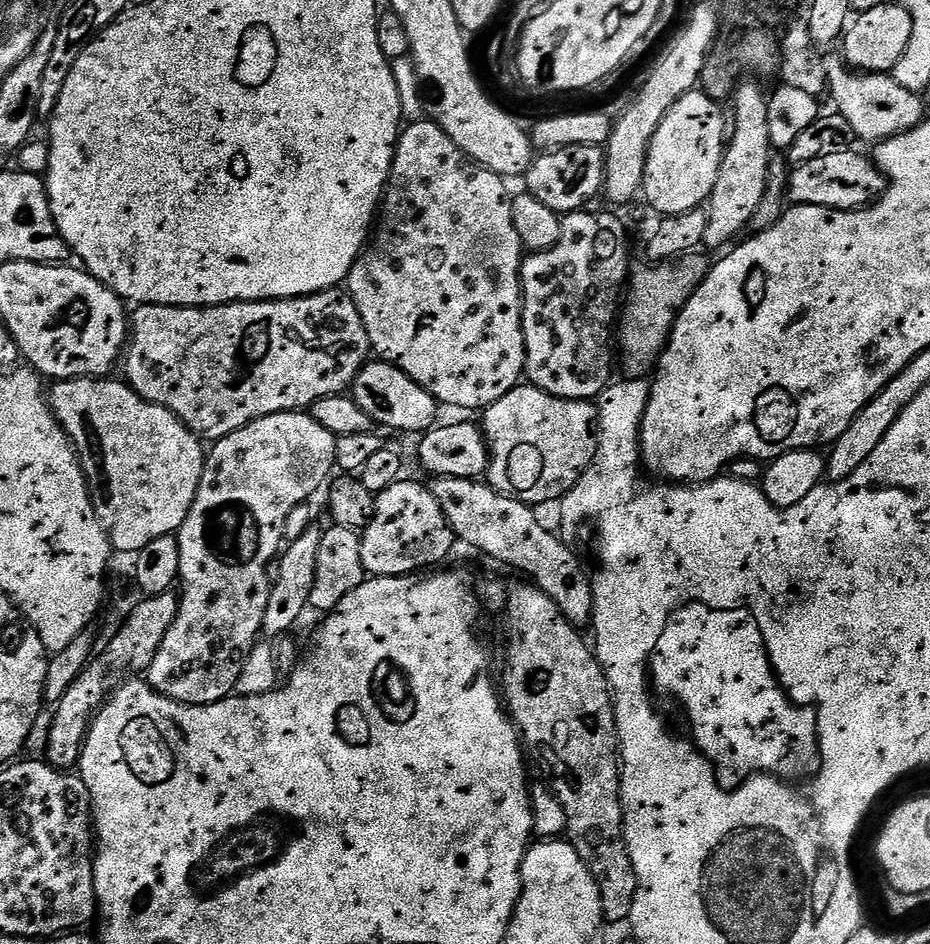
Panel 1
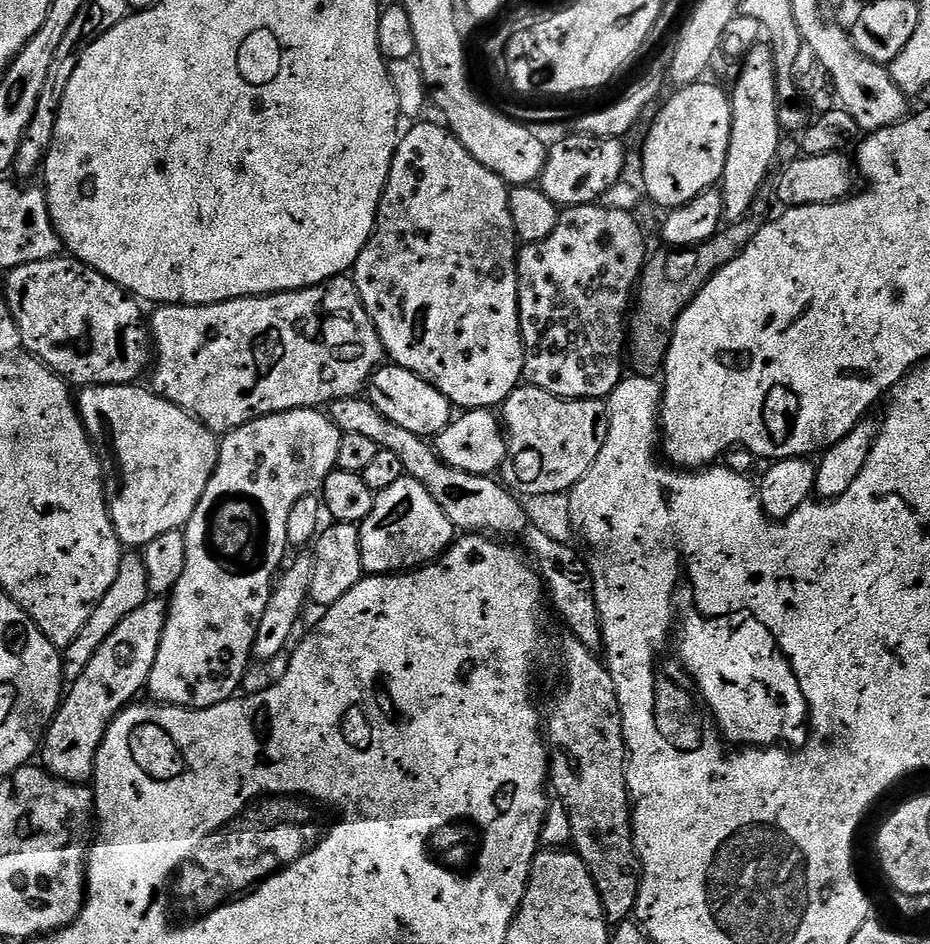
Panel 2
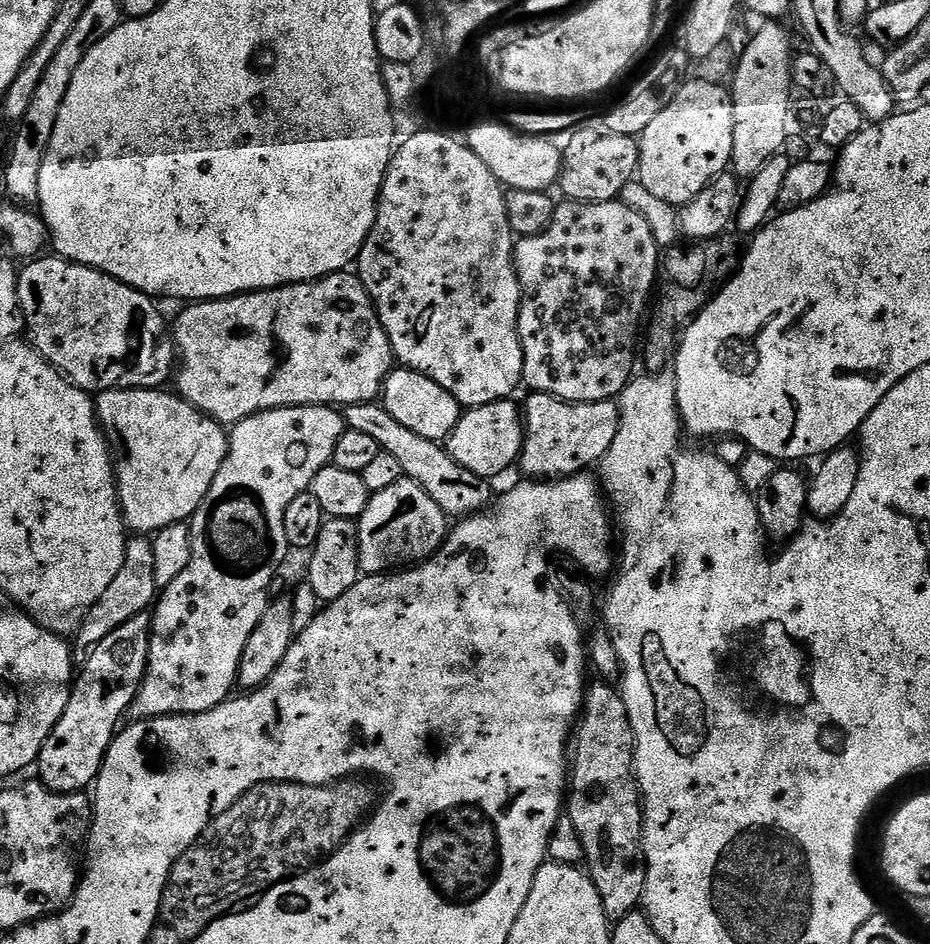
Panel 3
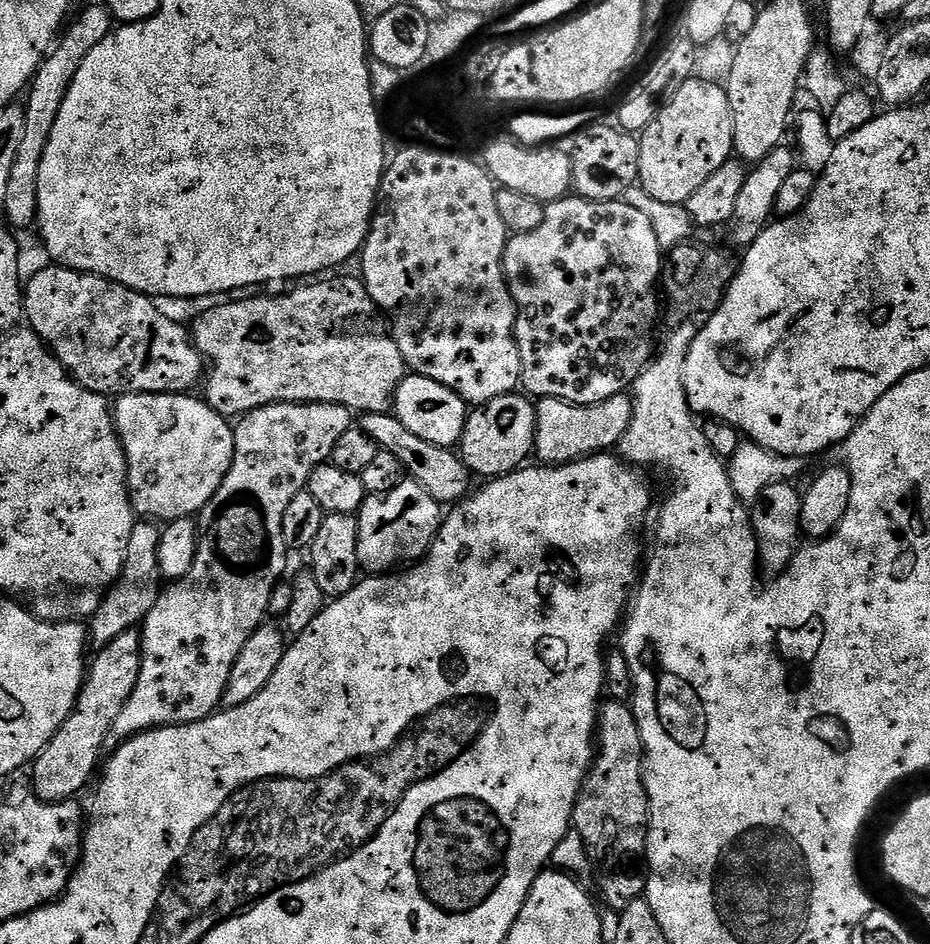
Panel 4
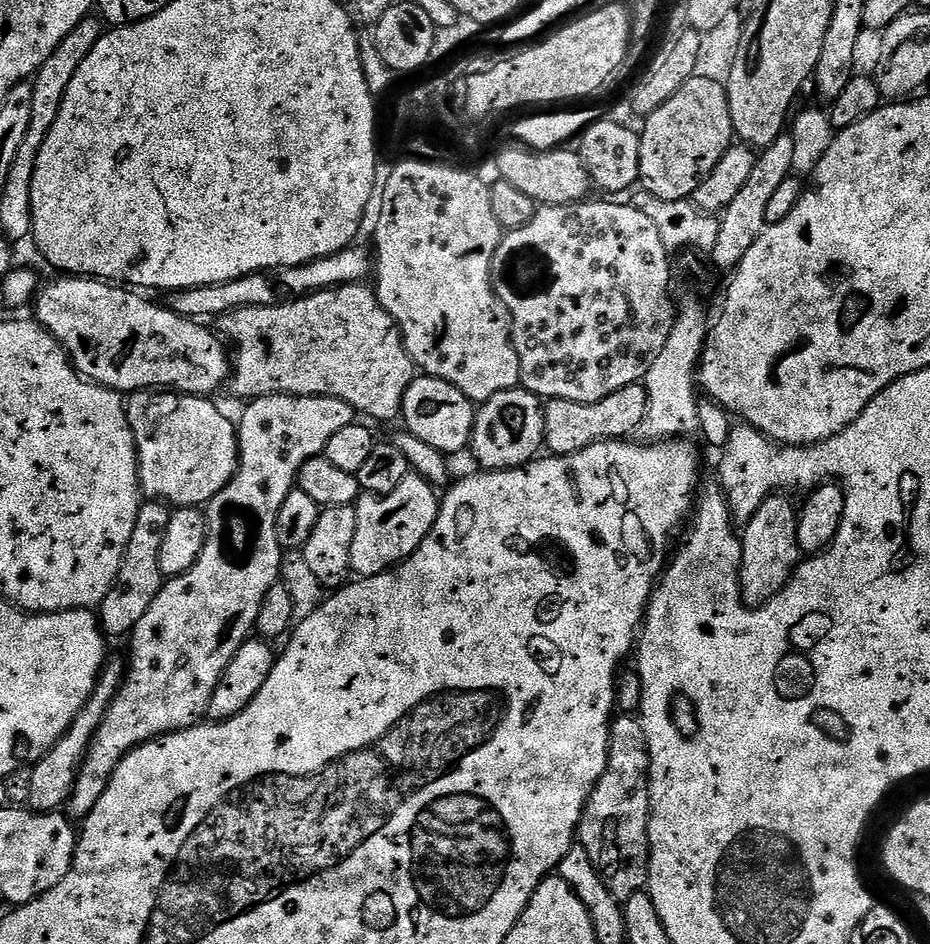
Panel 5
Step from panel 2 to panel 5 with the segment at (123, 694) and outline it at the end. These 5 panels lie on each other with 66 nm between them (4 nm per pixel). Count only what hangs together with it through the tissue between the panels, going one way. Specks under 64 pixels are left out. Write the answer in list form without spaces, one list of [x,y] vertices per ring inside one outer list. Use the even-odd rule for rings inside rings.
[[[109,659],[100,674],[99,682],[96,683],[94,694],[90,696],[86,706],[82,706],[78,718],[74,718],[74,722],[68,727],[66,734],[62,738],[58,738],[56,745],[38,763],[31,765],[30,771],[27,773],[27,776],[29,775],[28,796],[32,799],[31,811],[58,812],[71,801],[80,767],[84,764],[88,748],[92,745],[92,739],[98,726],[102,726],[102,718],[106,714],[106,710],[114,702],[116,692],[120,688],[121,682],[124,681],[125,671],[126,664],[123,659]]]

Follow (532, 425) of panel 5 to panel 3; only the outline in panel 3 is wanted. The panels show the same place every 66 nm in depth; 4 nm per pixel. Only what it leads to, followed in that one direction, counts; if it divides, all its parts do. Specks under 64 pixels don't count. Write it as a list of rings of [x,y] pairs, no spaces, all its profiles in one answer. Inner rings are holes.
[[[511,399],[490,402],[486,406],[469,408],[461,415],[456,429],[448,435],[446,447],[466,470],[485,478],[500,476],[508,467],[515,465],[520,459],[520,451],[524,445],[524,418],[519,403],[512,404]]]

